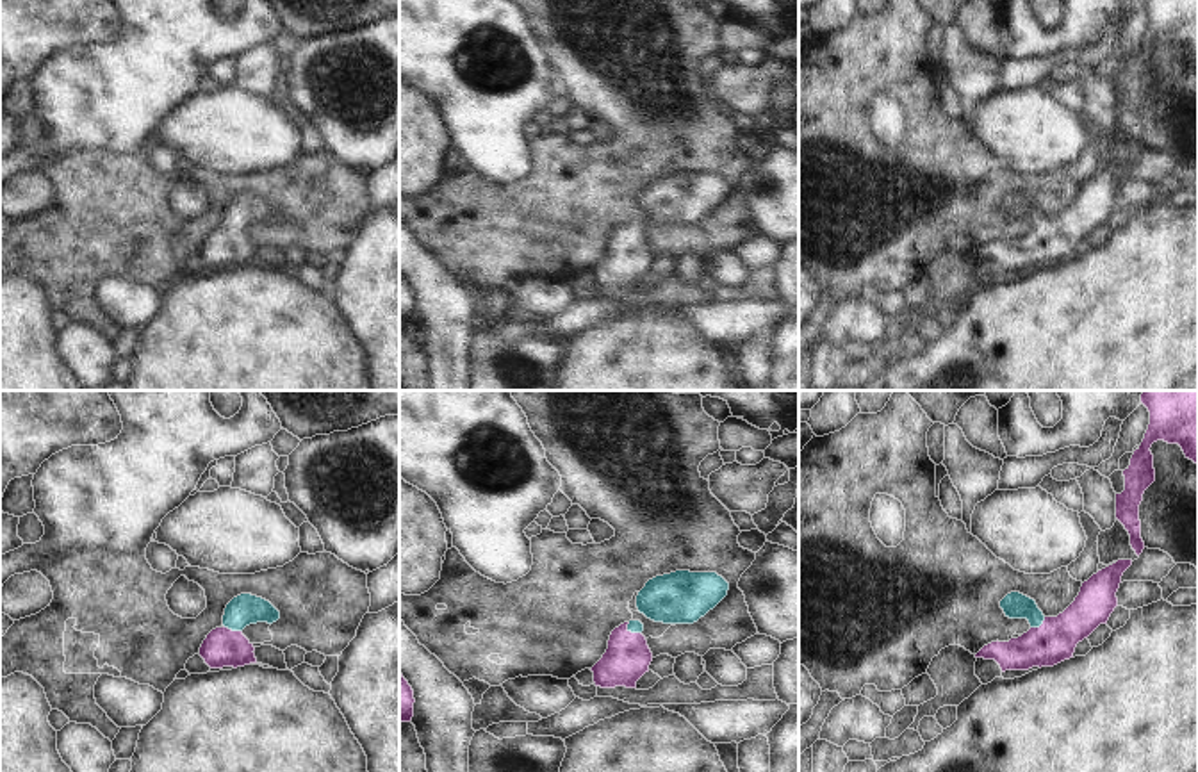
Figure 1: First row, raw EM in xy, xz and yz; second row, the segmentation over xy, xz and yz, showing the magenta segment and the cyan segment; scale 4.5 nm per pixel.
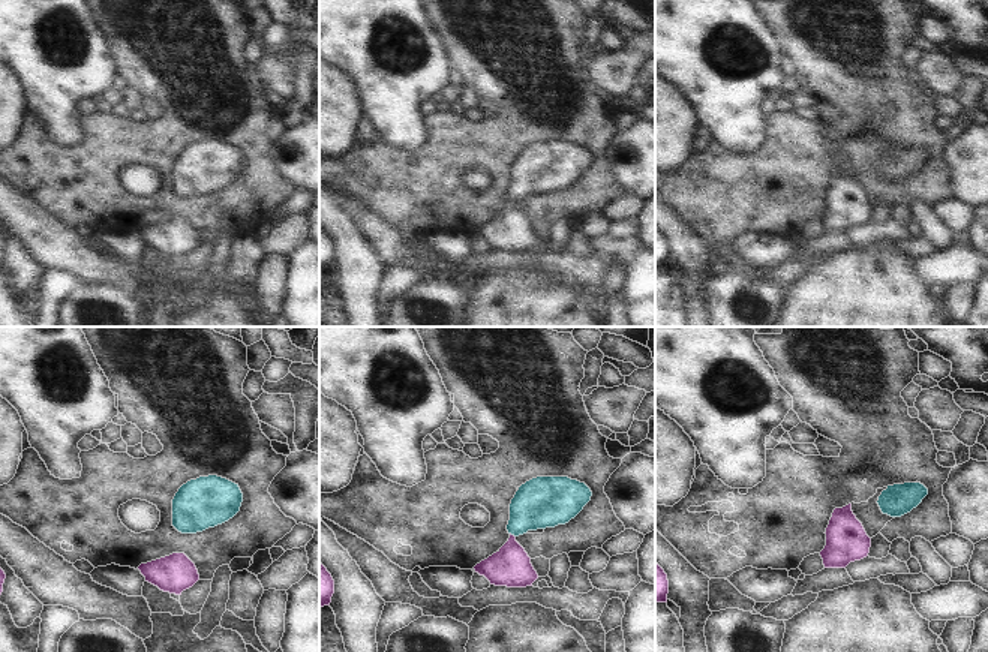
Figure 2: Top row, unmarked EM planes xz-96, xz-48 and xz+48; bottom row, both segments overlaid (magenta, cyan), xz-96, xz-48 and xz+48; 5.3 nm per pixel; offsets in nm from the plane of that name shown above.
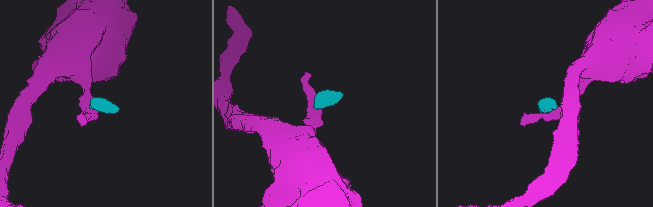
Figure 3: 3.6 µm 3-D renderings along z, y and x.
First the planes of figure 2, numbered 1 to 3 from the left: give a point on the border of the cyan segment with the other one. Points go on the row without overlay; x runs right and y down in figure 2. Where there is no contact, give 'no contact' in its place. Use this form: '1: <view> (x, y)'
1: no contact
2: xz-48 (513, 200)
3: no contact

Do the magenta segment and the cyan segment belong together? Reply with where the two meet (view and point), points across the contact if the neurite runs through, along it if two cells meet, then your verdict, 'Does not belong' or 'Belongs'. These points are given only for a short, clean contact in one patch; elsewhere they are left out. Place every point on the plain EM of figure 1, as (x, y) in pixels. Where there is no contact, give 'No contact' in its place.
Touches magenta at xy (230, 230). Path across: xy (223, 248), (229, 243), (230, 230), (243, 211). Belongs.

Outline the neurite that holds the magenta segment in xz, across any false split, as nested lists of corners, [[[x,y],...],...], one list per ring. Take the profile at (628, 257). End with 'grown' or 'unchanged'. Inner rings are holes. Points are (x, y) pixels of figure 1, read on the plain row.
[[[629,221],[615,228],[603,259],[590,269],[601,289],[636,289],[636,282],[649,273],[652,253],[642,235],[644,225]]]; grown

